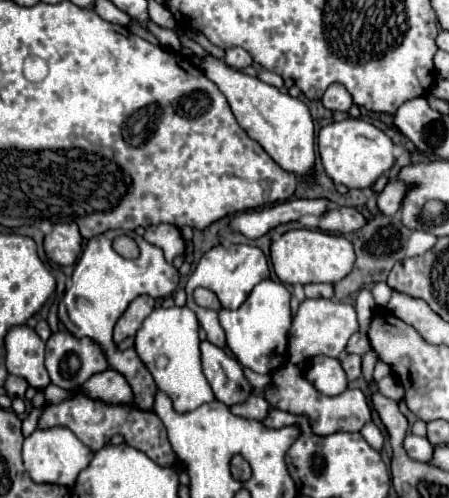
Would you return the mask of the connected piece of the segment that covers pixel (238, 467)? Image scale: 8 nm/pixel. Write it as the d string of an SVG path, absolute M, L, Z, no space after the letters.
M234 456L232 460L230 460L230 472L232 472L232 476L236 478L236 480L240 480L240 482L246 482L248 478L250 478L250 464L242 458L242 456Z

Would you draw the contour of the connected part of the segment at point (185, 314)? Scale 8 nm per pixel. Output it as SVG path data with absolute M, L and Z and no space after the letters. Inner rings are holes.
M156 308L142 324L136 334L136 352L146 362L146 368L154 376L156 386L174 400L174 410L190 412L198 406L212 402L214 394L206 382L200 366L200 338L198 338L198 318L190 308ZM164 354L168 358L166 368L156 368L156 356Z

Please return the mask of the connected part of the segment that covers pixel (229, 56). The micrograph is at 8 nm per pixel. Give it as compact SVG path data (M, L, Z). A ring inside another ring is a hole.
M228 48L224 60L226 60L226 64L230 64L230 66L234 66L238 70L248 68L252 64L252 58L244 48Z

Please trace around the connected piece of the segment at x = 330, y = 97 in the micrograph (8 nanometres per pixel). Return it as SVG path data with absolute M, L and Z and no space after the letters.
M330 84L328 90L322 96L322 104L330 110L338 110L338 112L348 112L352 106L352 96L350 92L342 86L342 84Z

